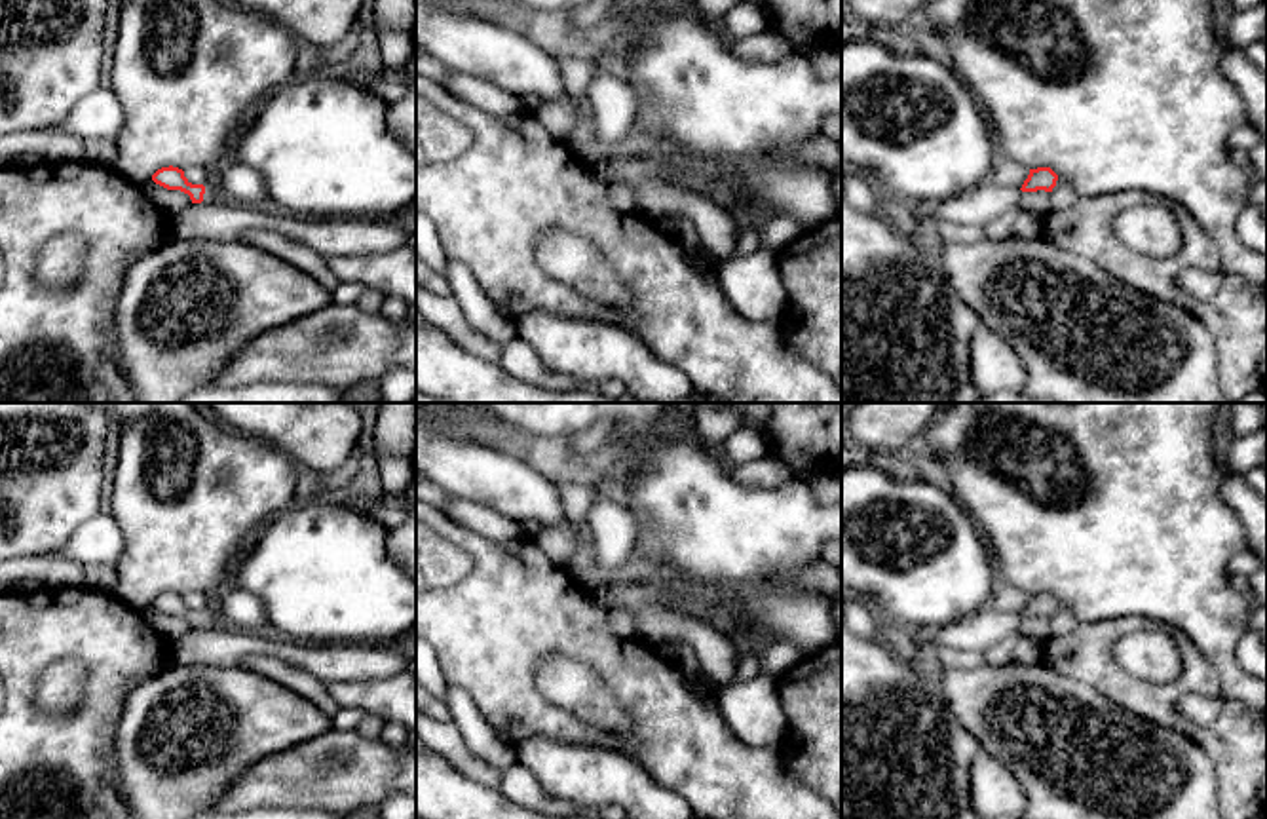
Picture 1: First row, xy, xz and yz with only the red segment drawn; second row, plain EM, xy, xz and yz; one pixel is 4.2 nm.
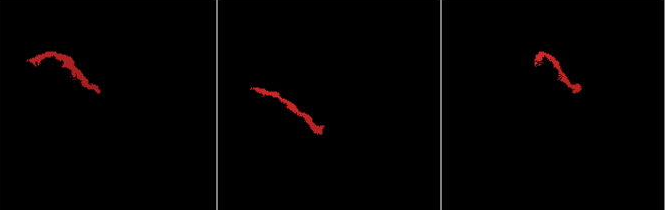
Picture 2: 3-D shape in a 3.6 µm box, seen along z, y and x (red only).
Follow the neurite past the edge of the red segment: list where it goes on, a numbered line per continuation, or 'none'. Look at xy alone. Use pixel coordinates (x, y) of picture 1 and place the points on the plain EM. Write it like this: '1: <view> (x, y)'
1: xy (211, 620)

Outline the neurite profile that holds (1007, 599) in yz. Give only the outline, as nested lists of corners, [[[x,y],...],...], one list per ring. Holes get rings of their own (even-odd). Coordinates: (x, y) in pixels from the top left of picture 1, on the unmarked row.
[[[999,581],[993,593],[992,608],[997,614],[1022,614],[1028,600],[1030,595],[1011,587],[1009,583]]]

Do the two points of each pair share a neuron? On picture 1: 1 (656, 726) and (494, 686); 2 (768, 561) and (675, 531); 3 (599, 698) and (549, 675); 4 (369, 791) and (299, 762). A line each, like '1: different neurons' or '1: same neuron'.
1: same neuron
2: same neuron
3: same neuron
4: same neuron

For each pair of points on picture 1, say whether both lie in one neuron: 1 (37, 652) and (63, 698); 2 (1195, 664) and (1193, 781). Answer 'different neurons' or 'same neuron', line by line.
1: different neurons
2: different neurons

